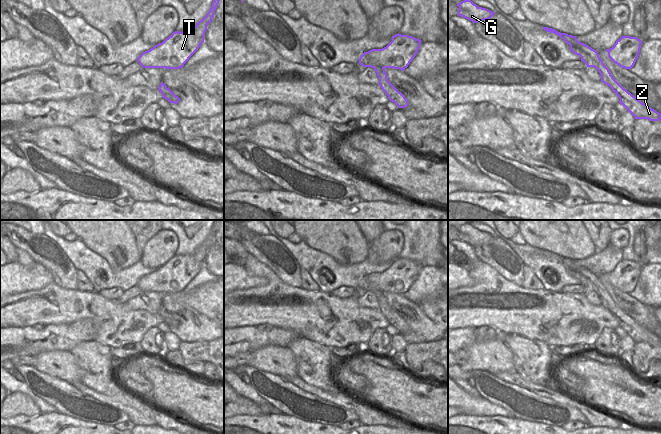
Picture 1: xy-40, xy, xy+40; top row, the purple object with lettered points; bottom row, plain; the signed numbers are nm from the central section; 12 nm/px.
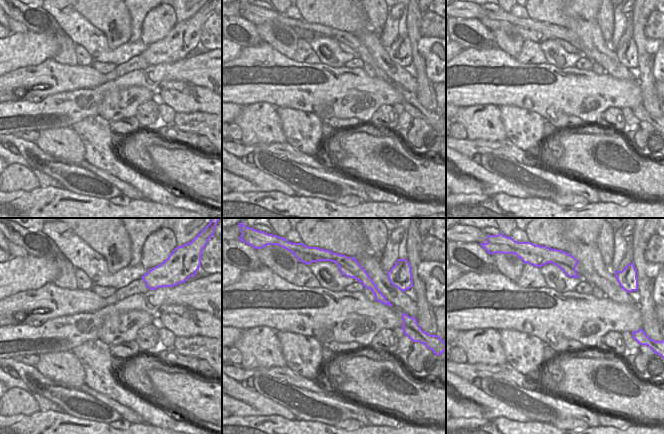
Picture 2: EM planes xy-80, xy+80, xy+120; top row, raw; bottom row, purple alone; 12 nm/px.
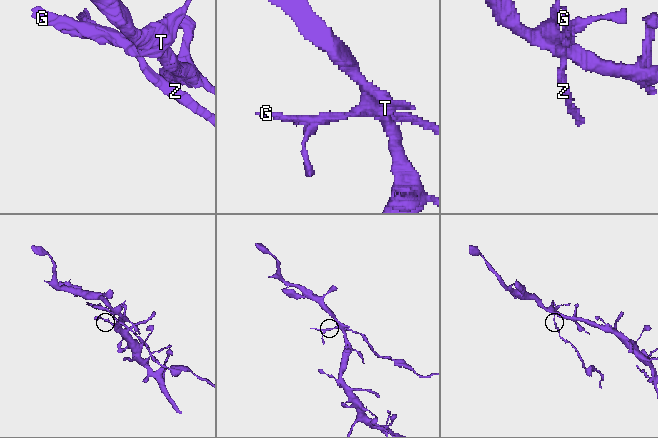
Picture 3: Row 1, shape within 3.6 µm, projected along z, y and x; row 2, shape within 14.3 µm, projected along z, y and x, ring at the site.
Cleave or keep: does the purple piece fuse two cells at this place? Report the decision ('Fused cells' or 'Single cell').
Fused cells.

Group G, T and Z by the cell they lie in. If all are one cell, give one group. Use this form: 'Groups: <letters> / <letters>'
Groups: G T / Z

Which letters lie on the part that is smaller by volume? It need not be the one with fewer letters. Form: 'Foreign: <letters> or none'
Foreign: Z

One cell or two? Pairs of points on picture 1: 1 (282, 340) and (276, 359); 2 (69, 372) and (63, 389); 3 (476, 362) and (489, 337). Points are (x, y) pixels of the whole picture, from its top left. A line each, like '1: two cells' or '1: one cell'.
1: two cells
2: two cells
3: one cell

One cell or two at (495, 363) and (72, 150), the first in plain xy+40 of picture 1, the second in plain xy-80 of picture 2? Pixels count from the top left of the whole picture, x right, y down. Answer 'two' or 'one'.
one

